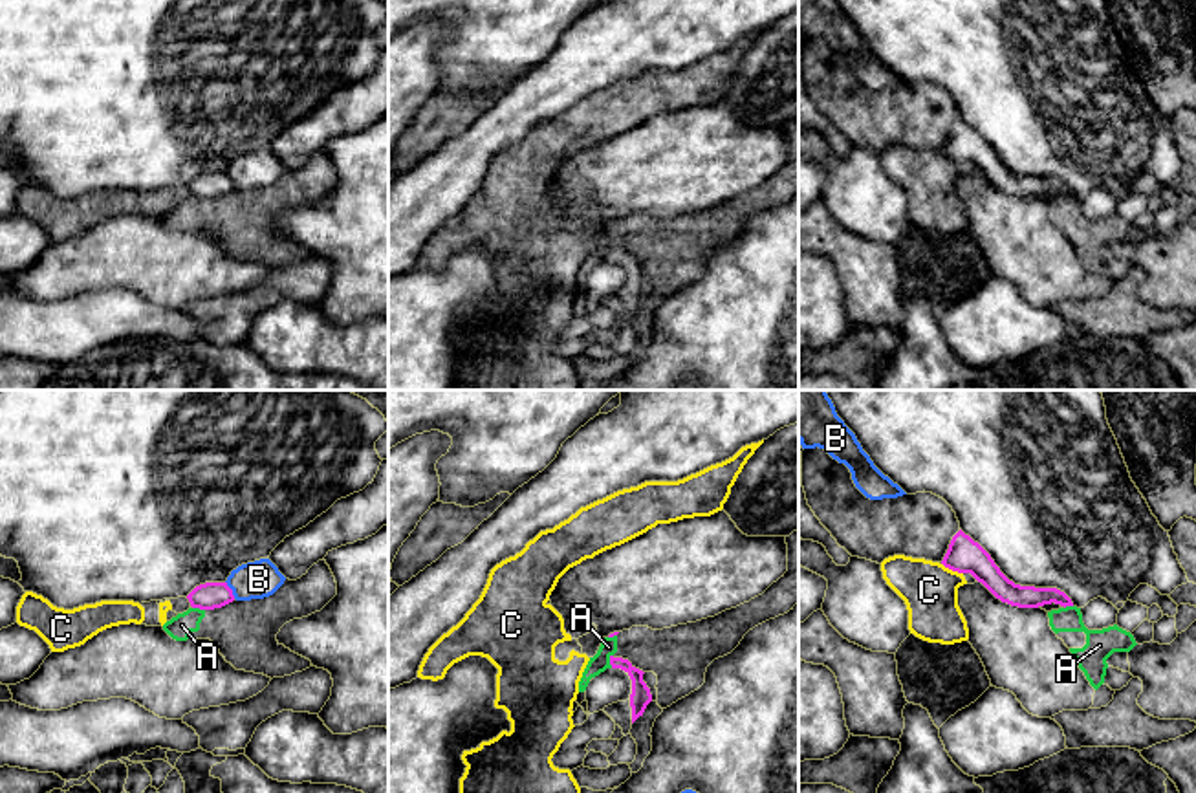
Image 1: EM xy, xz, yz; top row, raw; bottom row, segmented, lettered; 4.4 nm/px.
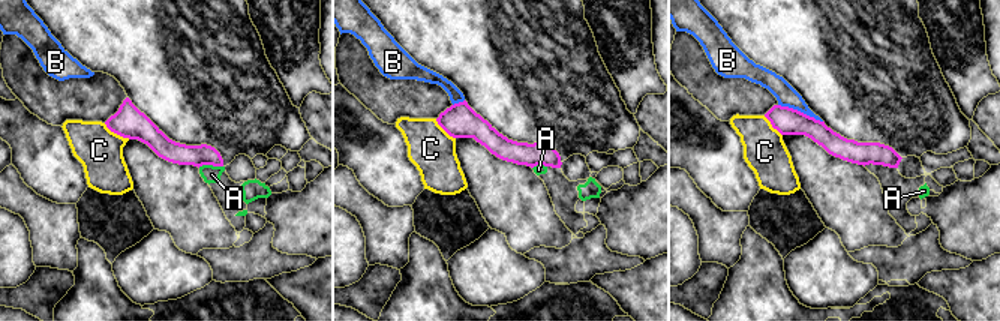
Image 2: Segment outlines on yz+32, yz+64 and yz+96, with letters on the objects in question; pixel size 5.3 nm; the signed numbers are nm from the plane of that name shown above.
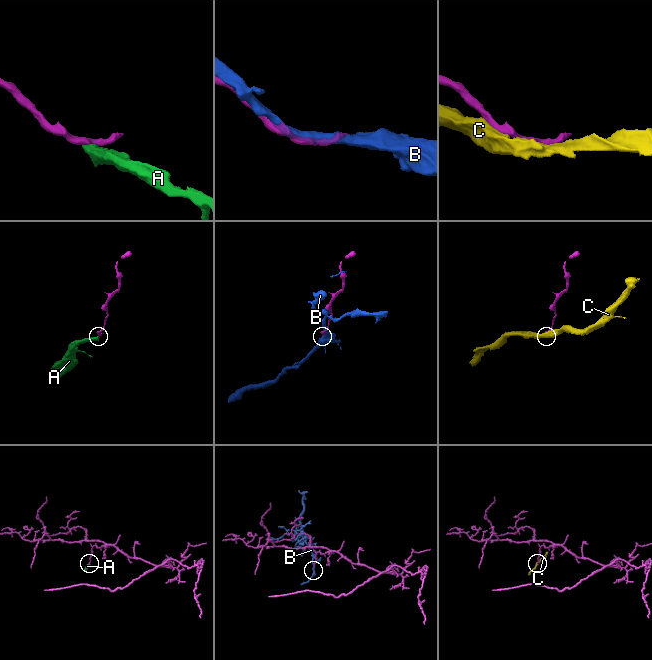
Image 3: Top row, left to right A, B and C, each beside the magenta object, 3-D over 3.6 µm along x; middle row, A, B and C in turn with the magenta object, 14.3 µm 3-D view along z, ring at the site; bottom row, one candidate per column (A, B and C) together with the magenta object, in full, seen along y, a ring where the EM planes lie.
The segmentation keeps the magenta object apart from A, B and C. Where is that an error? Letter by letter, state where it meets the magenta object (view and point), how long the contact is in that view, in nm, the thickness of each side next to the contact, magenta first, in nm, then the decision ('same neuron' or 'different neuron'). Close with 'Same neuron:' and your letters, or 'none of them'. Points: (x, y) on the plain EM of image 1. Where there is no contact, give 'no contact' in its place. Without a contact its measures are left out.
A: xz (610, 251) | 60 nm | 90/80 nm | different neuron
B: xy (231, 180) | 90 nm | 120/170 nm | different neuron
C: yz (953, 160) | 110 nm | 160/240 nm | different neuron
Same neuron: none of them

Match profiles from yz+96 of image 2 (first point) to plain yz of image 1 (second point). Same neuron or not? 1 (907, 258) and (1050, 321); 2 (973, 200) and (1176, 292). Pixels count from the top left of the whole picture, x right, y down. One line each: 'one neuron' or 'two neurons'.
1: two neurons
2: one neuron

